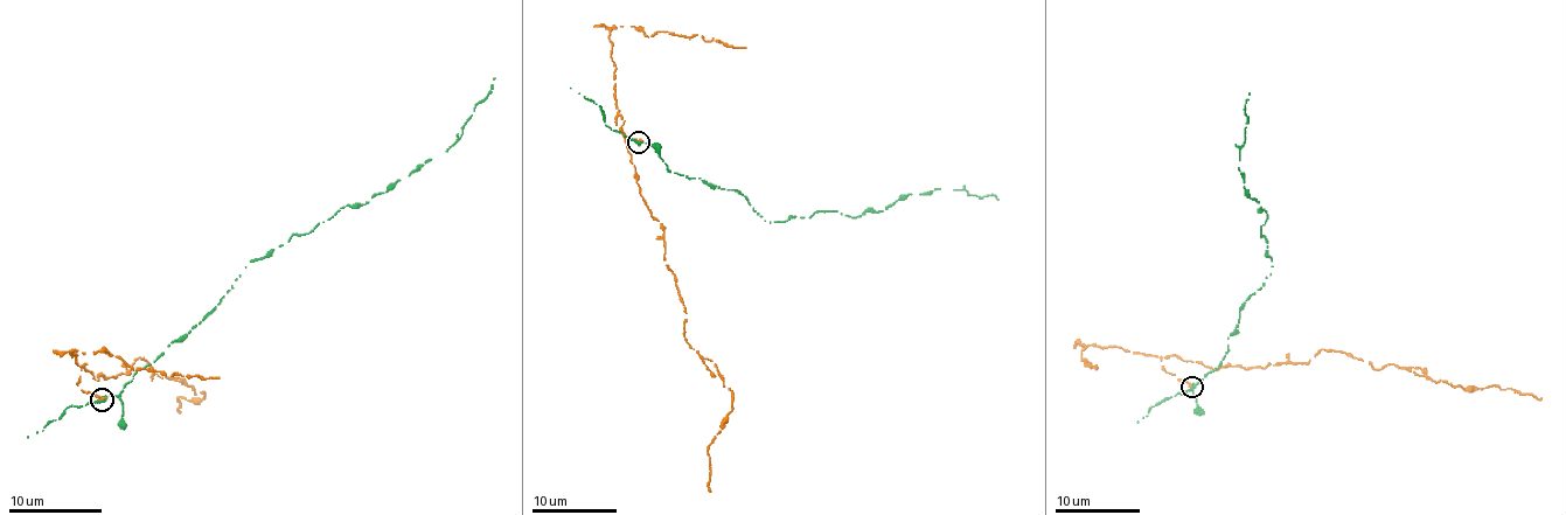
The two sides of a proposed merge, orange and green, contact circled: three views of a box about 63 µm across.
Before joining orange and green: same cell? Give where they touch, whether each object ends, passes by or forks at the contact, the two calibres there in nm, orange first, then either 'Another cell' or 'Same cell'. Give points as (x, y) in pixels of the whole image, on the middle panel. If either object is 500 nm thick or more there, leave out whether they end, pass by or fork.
Place: (639, 141). At the ring orange ends. At the ring green passes by. Thickness 300 nm (orange) against 300 nm. Another cell

